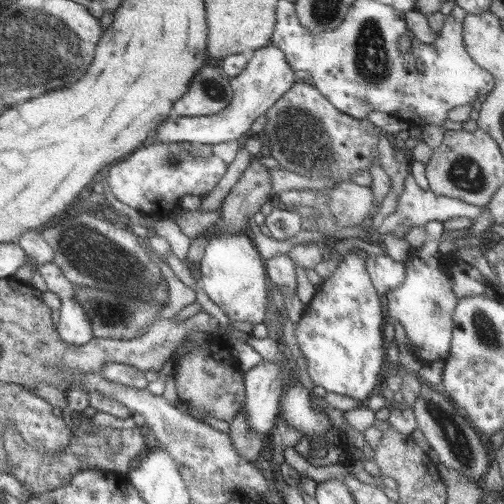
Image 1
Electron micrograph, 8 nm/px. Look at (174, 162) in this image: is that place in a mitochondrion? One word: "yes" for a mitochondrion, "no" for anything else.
yes

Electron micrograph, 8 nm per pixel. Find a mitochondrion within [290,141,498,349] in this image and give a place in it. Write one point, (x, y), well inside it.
(466, 174)

